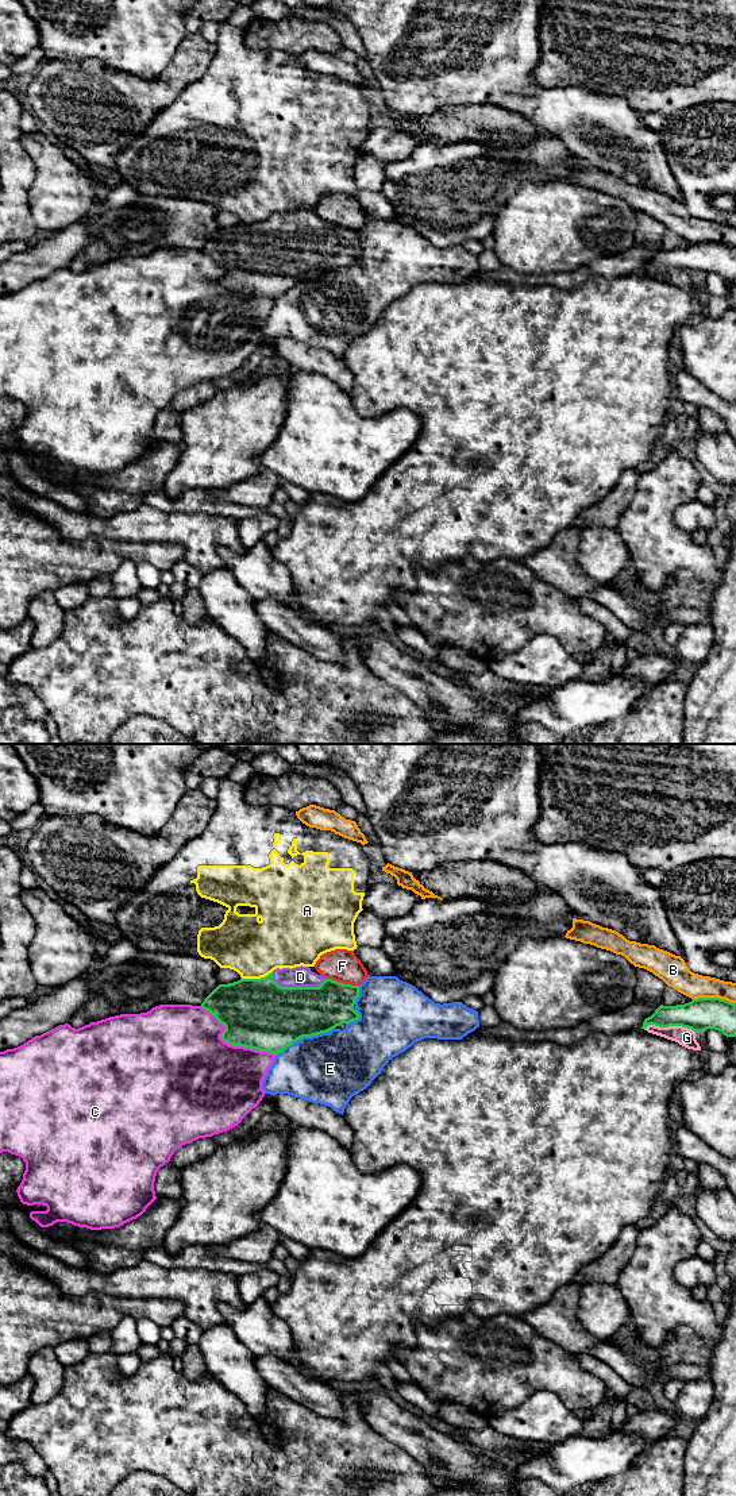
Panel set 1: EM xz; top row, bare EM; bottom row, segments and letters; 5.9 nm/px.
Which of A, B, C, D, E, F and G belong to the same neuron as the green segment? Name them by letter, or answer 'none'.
D

